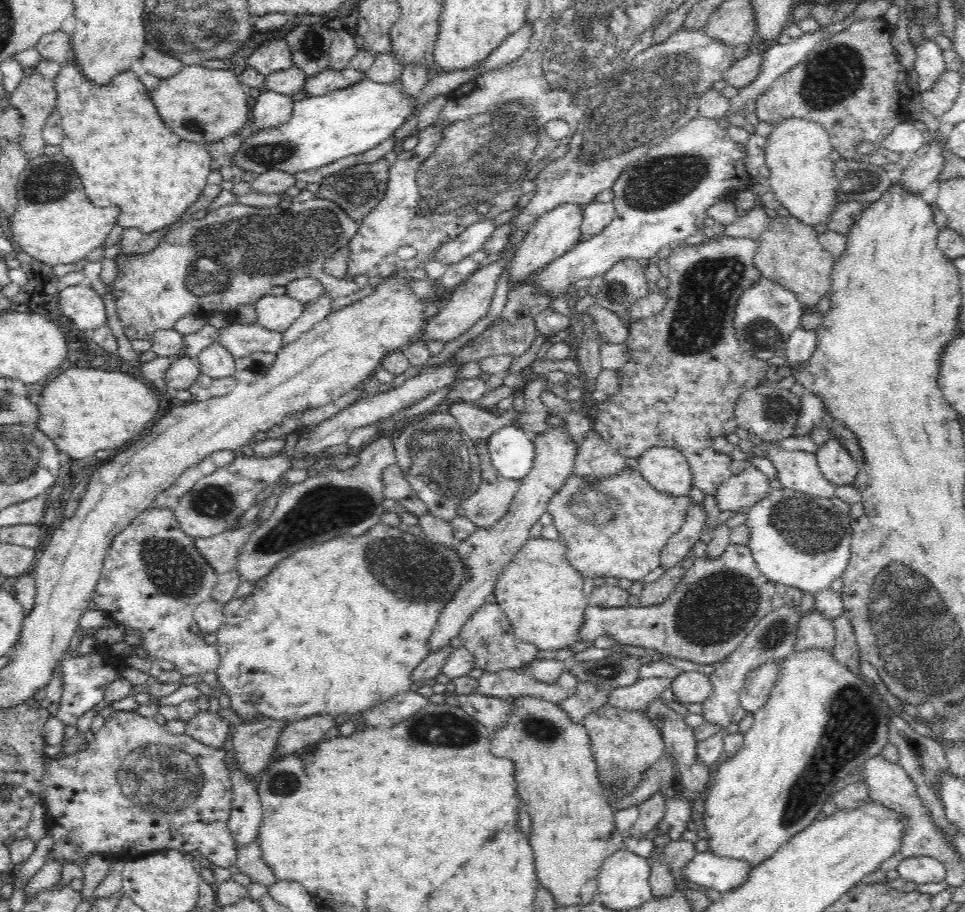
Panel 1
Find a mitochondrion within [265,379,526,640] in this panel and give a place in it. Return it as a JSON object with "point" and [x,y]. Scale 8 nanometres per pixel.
{"point":[409,568]}

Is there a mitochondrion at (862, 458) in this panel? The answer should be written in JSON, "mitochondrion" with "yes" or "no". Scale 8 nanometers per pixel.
{"mitochondrion":"no"}

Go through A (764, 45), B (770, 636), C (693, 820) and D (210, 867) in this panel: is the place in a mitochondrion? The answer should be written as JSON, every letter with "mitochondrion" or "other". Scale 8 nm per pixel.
{"A":"other","B":"mitochondrion","C":"other","D":"other"}

